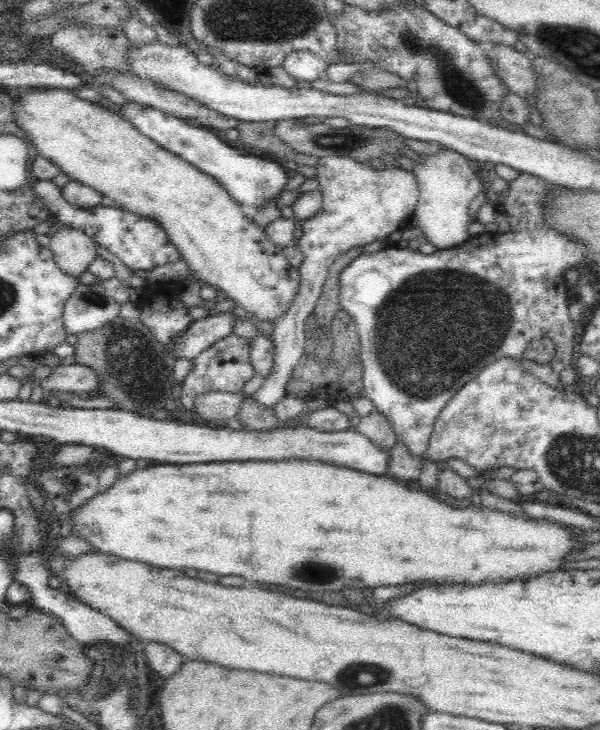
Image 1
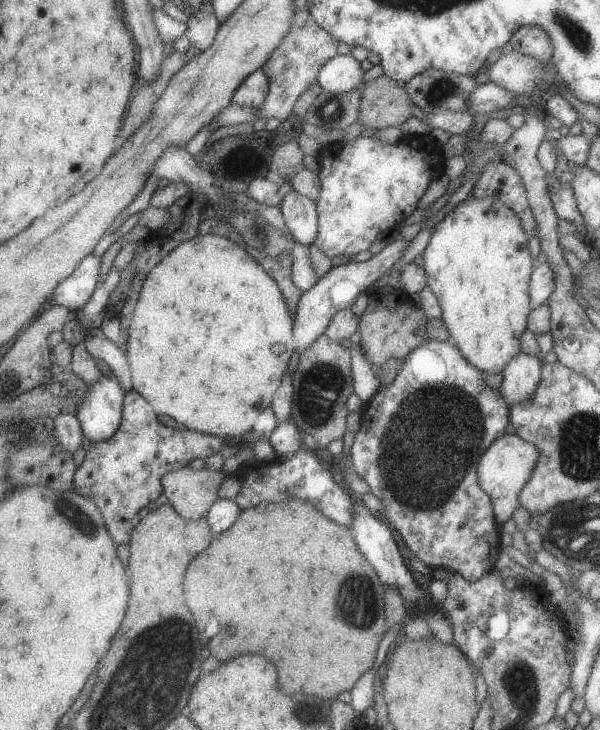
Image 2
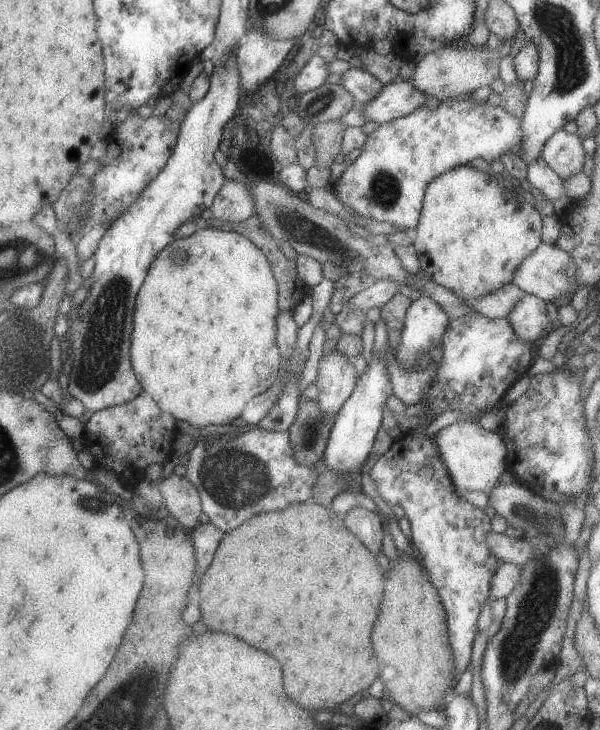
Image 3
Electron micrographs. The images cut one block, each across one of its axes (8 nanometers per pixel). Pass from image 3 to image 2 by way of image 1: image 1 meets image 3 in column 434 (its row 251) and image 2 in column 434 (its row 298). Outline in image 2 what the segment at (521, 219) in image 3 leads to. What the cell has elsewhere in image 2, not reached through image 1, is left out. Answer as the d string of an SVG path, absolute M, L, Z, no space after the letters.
M469 196L466 200L462 201L457 207L455 207L452 212L446 215L438 224L436 224L432 233L432 238L430 239L428 246L425 248L425 263L423 267L427 274L427 286L432 289L432 292L434 292L438 297L438 300L440 300L440 306L443 312L441 319L444 321L444 324L450 333L452 344L457 346L457 349L462 353L462 356L471 365L474 365L484 374L502 374L505 364L523 352L521 347L521 336L527 329L528 315L534 308L532 307L529 293L533 268L532 256L530 256L530 250L528 249L528 240L529 236L522 228L521 220L516 216L516 213L511 208L508 208L505 204L502 204L500 201L497 201L492 197L476 200L472 196Z

